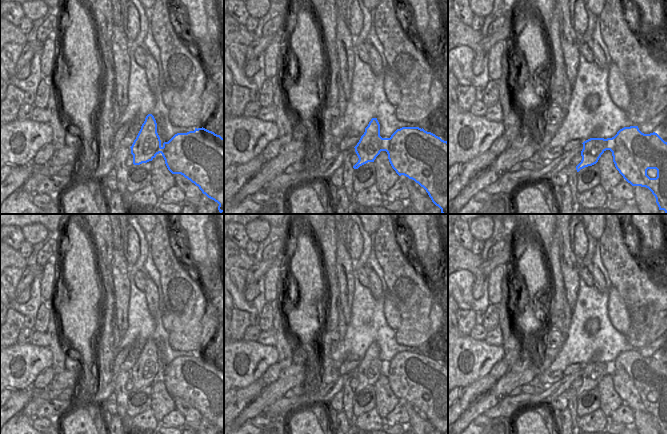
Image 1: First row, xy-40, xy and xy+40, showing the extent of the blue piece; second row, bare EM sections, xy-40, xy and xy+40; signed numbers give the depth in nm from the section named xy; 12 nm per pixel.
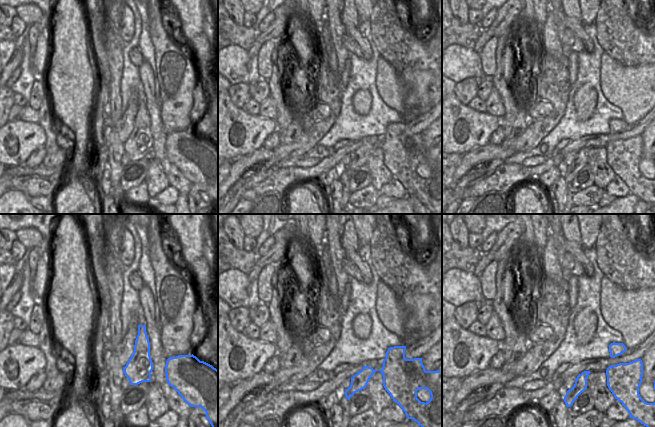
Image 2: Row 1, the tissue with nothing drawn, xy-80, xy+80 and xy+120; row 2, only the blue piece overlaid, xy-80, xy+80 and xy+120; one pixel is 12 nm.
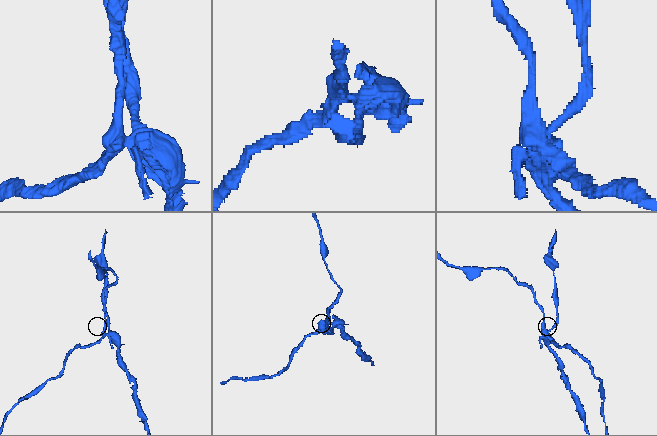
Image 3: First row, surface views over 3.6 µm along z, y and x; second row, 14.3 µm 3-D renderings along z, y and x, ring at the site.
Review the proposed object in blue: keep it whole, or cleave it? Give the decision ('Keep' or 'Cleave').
Cleave.

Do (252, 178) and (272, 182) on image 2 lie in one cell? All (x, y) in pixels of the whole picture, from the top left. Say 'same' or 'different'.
different

